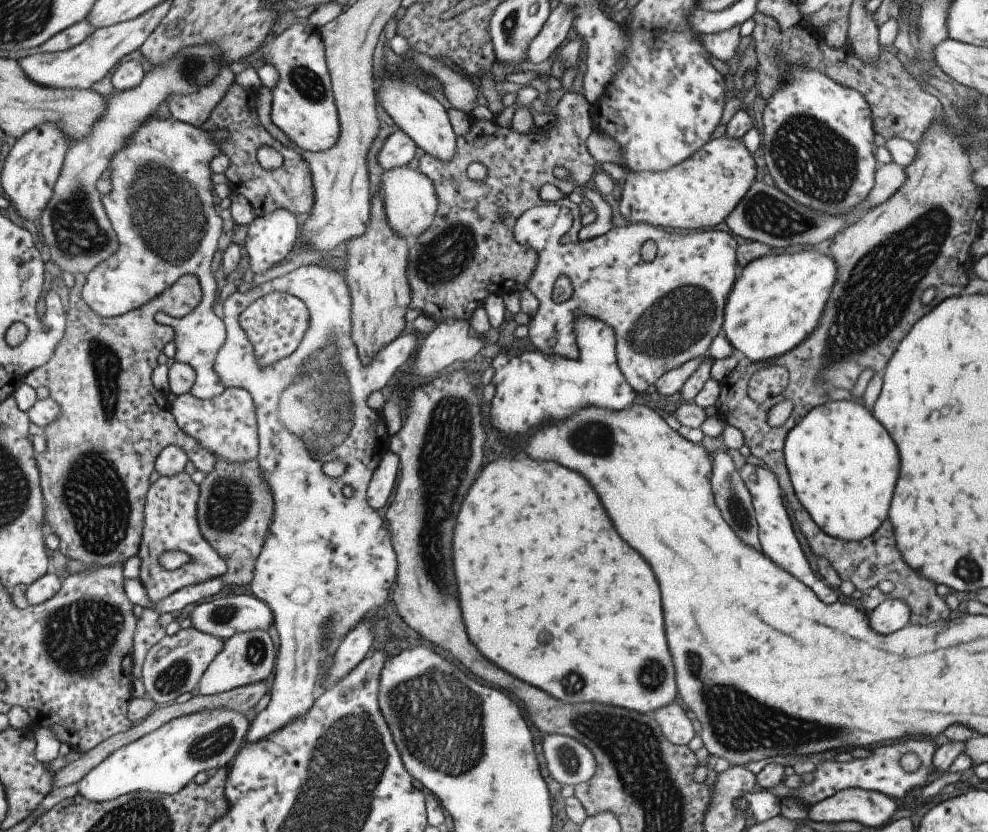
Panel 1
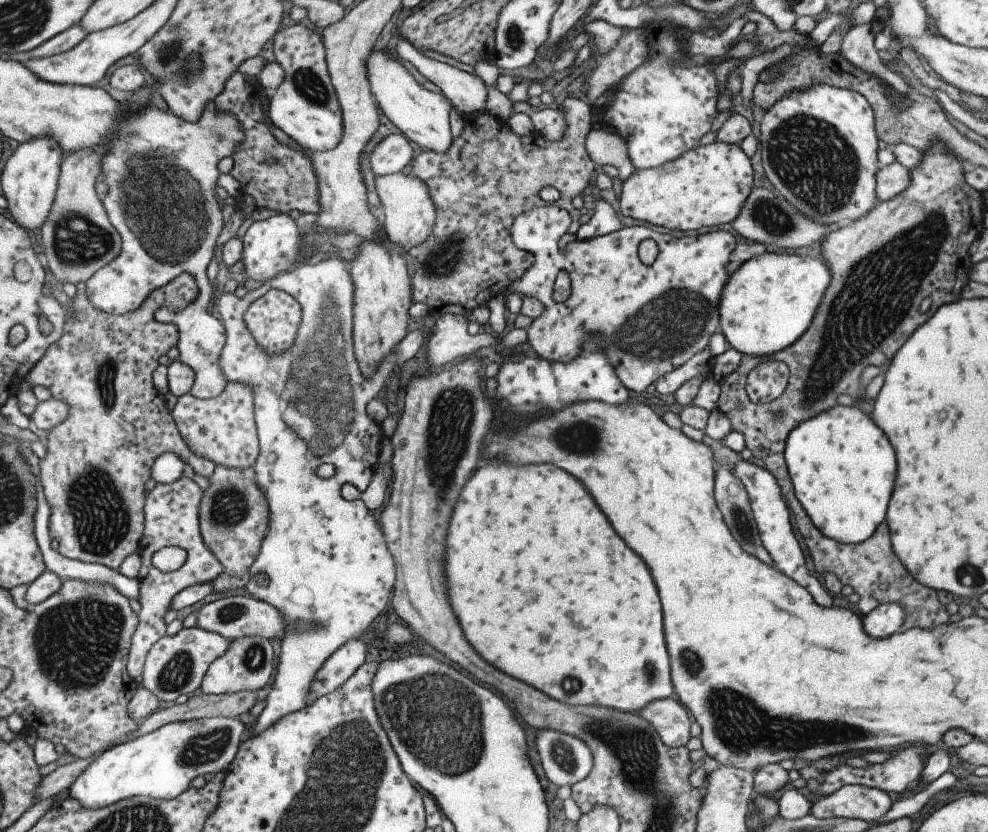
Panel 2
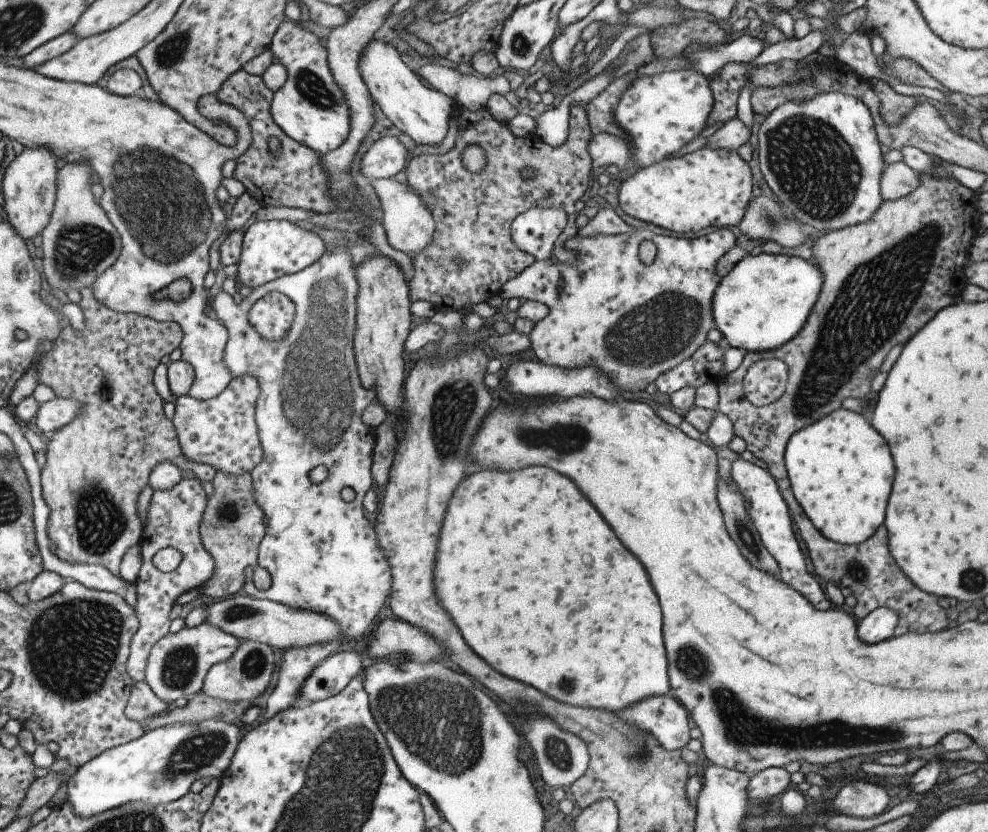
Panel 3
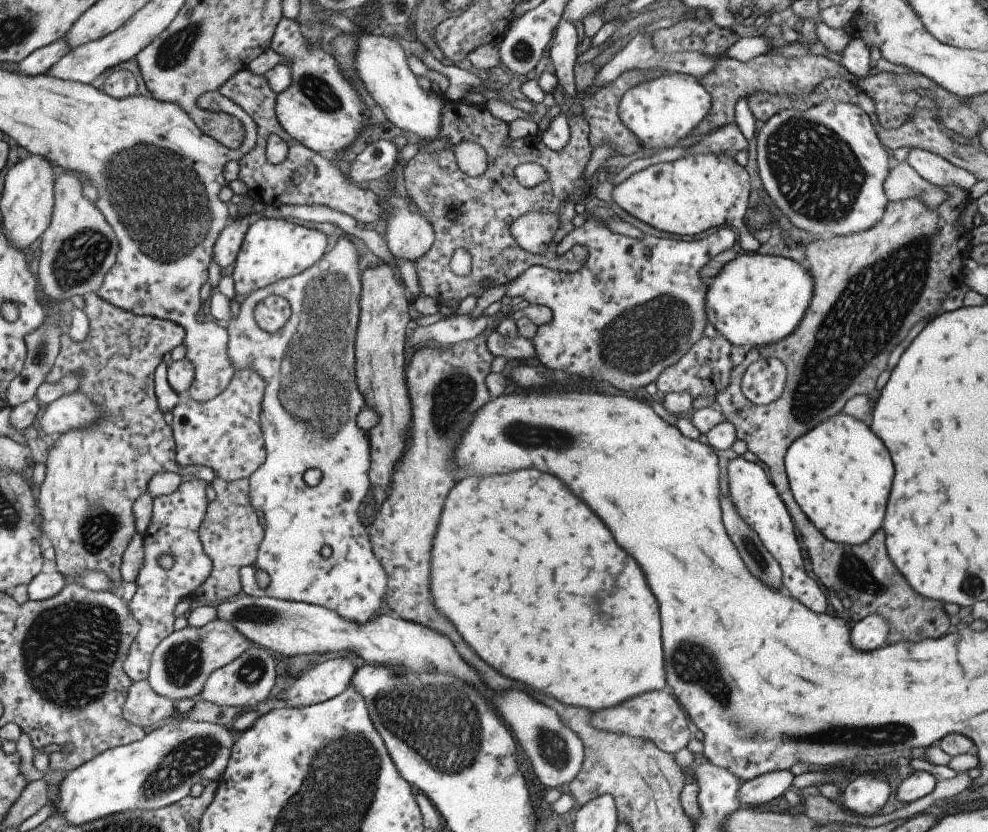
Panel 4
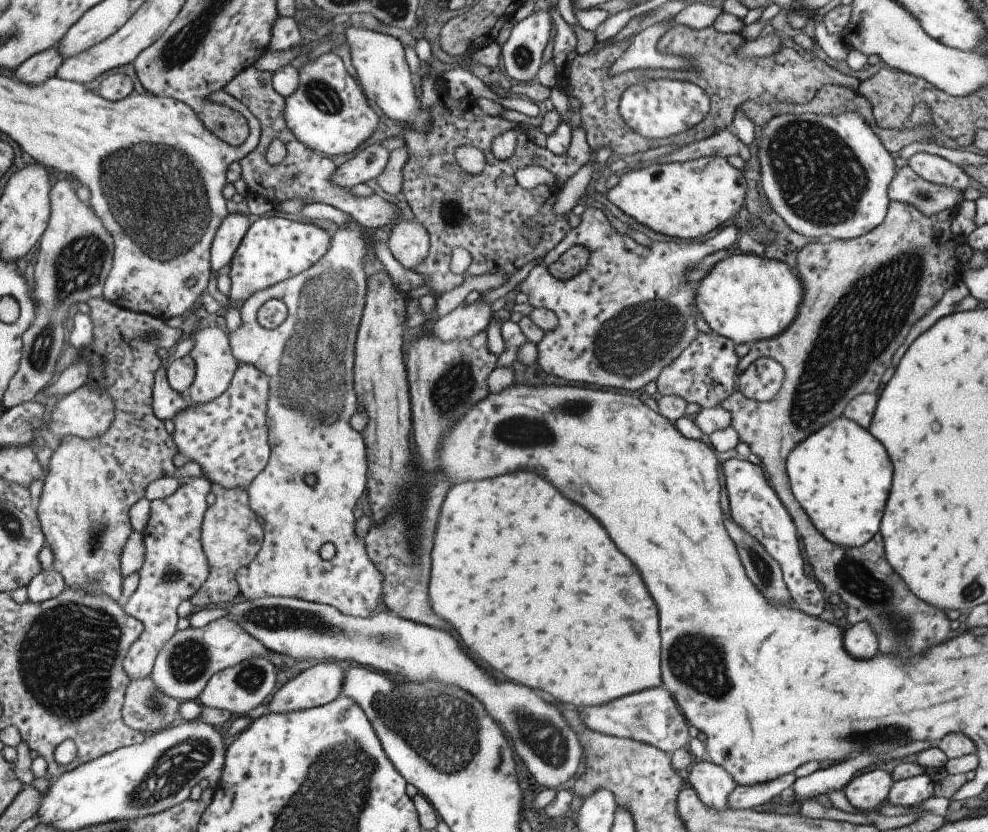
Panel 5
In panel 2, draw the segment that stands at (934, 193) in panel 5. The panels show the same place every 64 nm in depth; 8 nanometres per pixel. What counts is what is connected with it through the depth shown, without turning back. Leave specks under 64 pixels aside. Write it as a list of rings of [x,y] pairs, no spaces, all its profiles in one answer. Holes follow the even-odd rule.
[[[897,162],[880,165],[875,174],[875,196],[877,201],[885,201],[897,196],[899,192],[906,191],[911,186],[909,169]]]

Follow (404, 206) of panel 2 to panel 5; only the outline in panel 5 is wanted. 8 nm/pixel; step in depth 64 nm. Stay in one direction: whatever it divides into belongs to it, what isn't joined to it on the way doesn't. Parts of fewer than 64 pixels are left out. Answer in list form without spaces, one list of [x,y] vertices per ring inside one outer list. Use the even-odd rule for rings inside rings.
[[[399,218],[387,236],[389,252],[406,270],[415,270],[429,252],[427,229],[413,218]]]

